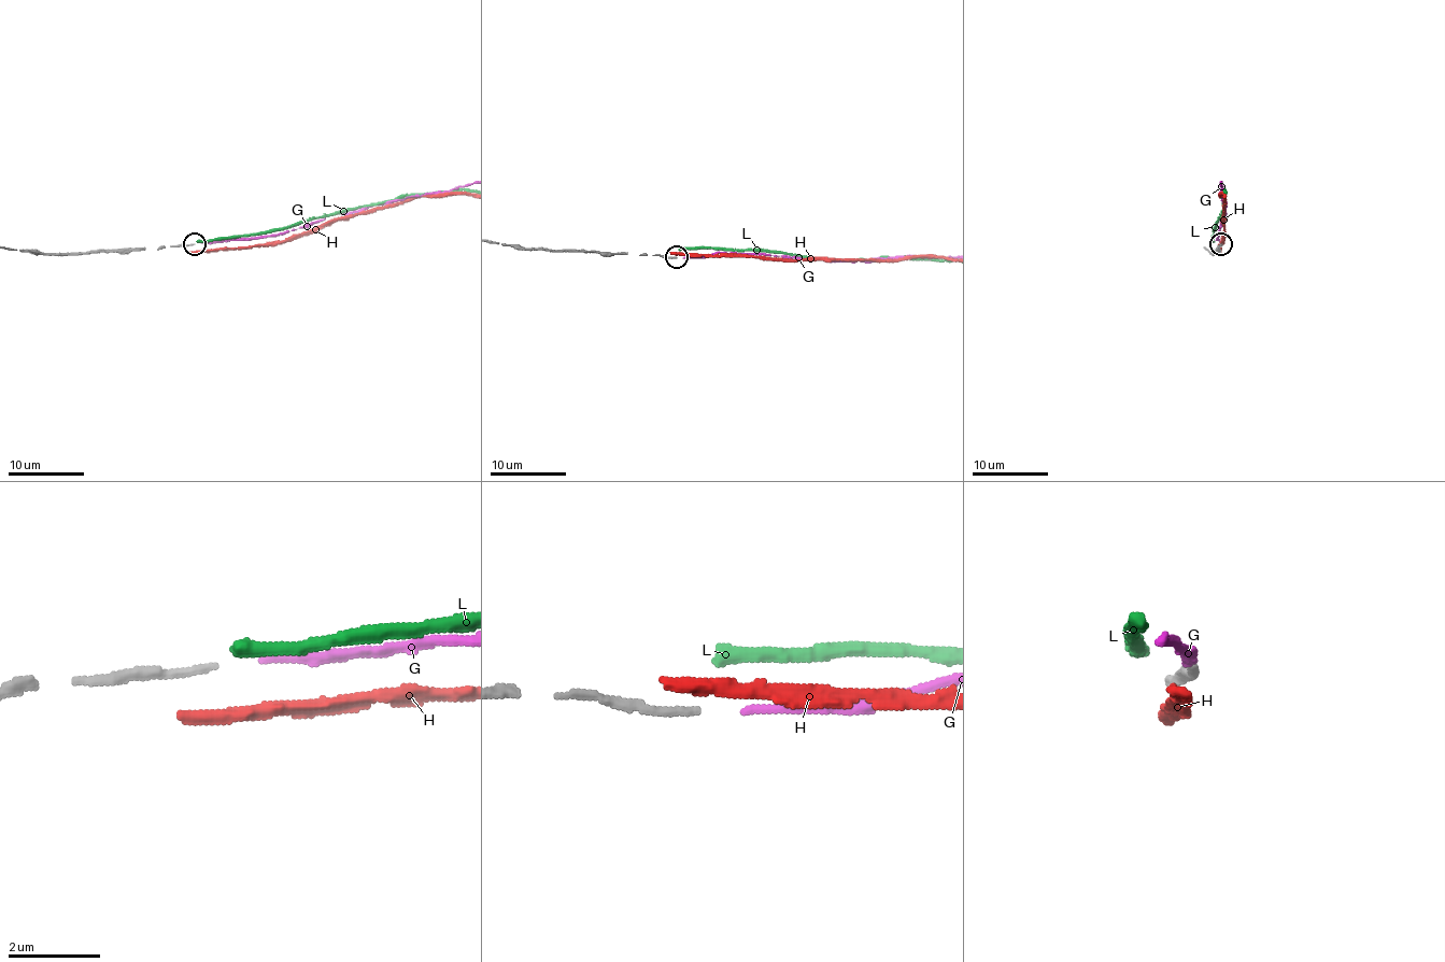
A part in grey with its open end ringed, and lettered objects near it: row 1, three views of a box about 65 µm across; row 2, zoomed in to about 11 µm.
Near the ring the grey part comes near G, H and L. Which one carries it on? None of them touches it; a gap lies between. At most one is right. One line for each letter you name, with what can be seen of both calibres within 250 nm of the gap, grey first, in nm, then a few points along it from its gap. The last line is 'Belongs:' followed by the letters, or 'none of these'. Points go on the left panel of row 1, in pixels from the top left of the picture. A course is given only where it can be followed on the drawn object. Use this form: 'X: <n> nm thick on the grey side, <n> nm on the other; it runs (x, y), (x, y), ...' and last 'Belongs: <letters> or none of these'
G: 150 nm thick on the grey side, 140 nm on the other
Belongs: G

